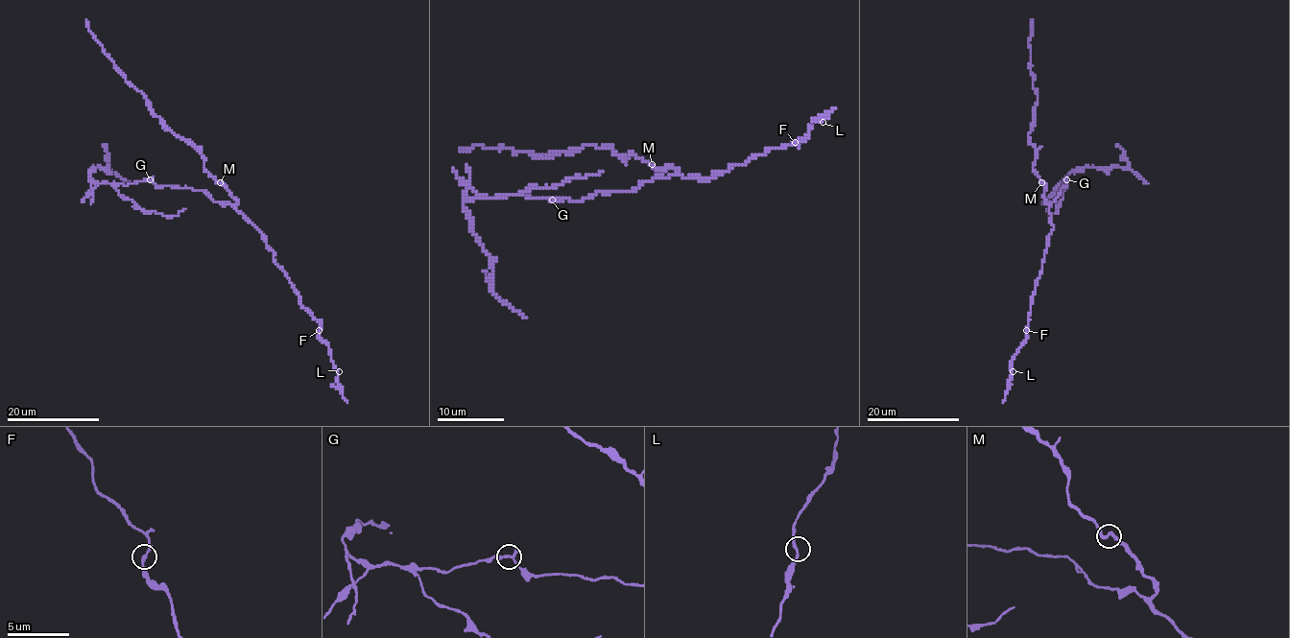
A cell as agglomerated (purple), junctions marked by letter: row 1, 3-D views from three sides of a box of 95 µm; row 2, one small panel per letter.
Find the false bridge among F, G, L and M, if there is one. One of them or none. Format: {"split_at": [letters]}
{"split_at": ["G"]}

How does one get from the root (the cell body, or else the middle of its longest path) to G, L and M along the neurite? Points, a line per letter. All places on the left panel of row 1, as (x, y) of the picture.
G: (231, 203), (216, 202), (203, 191), (157, 186), (150, 179)
L: (231, 203), (262, 235), (299, 295), (299, 303), (320, 323), (319, 336), (328, 345), (339, 371)
M: (231, 203), (234, 205), (235, 199), (220, 182)

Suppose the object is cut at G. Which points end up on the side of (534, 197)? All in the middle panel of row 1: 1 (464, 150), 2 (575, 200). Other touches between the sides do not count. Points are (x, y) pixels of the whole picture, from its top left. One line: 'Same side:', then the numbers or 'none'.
Same side: none

